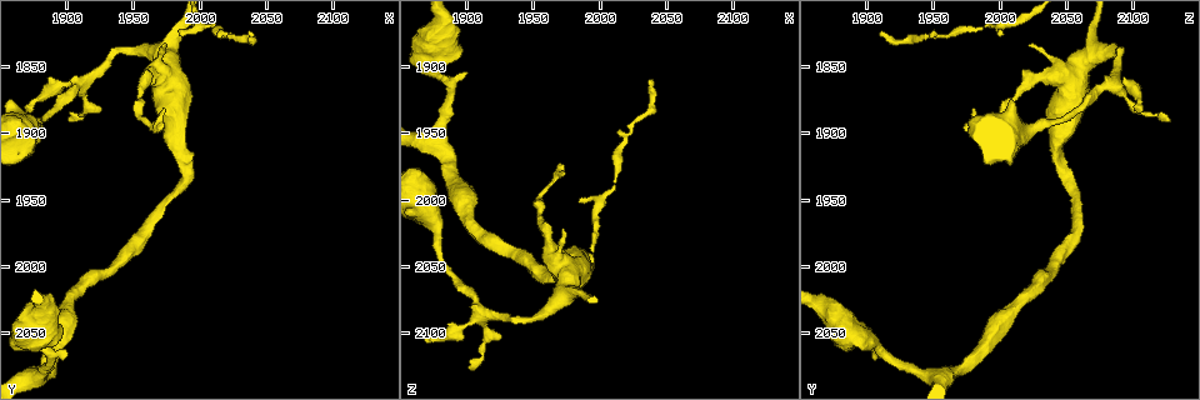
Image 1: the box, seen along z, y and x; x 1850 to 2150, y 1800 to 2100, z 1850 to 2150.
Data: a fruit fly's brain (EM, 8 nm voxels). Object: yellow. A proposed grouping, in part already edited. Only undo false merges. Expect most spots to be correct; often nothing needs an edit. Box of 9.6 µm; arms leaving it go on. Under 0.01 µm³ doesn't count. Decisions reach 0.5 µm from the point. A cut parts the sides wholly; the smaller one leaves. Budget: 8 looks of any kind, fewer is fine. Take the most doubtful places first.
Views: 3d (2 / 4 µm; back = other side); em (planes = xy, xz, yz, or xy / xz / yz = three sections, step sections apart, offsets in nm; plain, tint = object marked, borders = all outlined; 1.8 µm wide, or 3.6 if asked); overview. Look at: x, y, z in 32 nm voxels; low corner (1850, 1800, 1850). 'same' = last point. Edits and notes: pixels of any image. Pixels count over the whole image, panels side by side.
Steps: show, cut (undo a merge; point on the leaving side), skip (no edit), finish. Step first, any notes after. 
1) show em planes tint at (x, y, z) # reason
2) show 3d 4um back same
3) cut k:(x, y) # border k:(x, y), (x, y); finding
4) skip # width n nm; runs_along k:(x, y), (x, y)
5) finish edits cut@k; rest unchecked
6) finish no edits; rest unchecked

show em xz step 4 tint at (1910, 1864, 2086) # thick turns thin

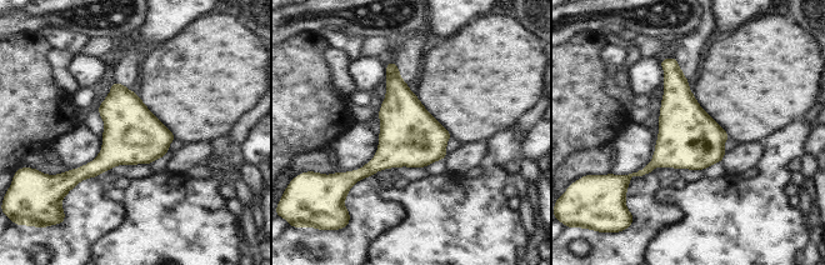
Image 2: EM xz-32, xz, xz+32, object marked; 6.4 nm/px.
show em planes tint same

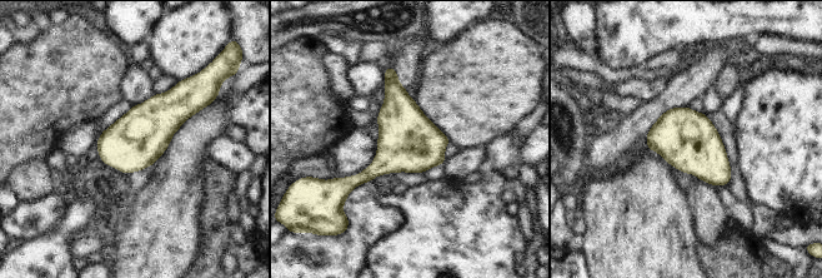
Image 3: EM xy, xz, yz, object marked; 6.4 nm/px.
skip # width 360 nm; one cell here

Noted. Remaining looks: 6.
show 3d 2um at (2012, 1818, 1986) # a narrow waist

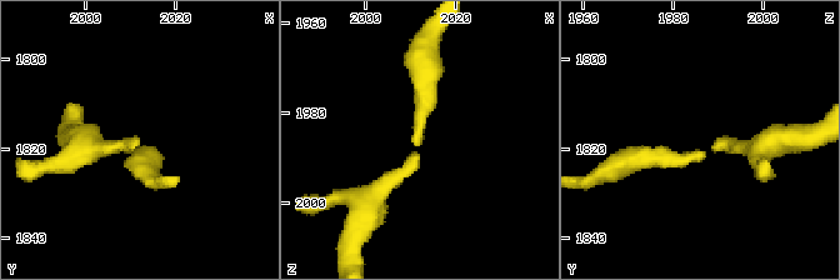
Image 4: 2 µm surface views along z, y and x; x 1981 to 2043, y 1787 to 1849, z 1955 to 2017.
show em xy step 8 tint at (2012, 1820, 1987)

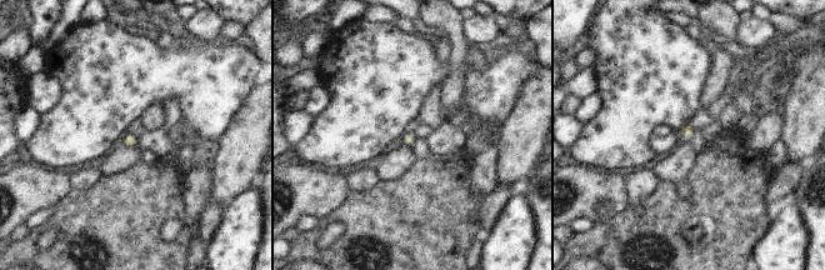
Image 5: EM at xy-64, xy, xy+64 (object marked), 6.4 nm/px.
show em yz step 8 tint same

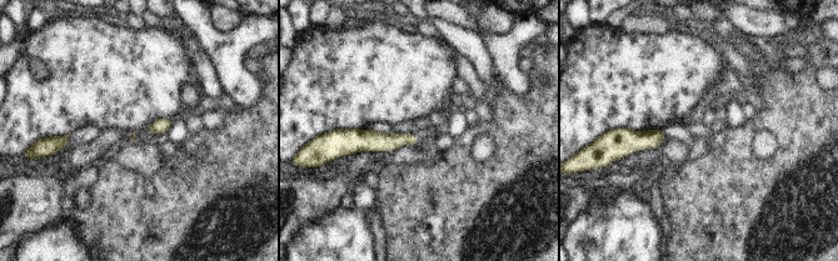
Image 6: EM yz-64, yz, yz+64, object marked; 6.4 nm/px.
skip # runs_along 6:(344, 132), (354, 140), (414, 137); continuous, no second cell

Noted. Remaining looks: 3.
show em 3.6um planes borders at (1968, 1860, 2048) # thick turns thin

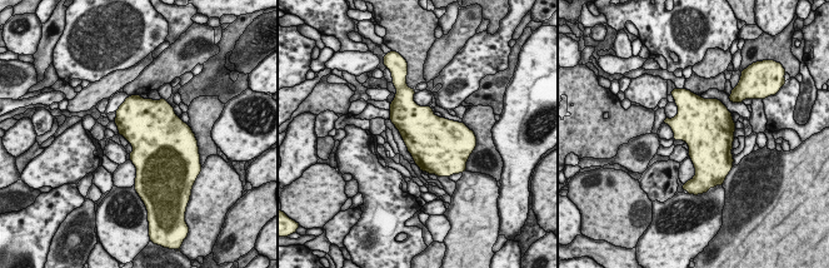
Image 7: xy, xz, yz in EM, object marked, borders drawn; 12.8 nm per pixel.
skip # continuous, no second cell

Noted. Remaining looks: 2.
show em 3.6um xz step 8 tint at (1876, 2054, 1898) # calibre changes

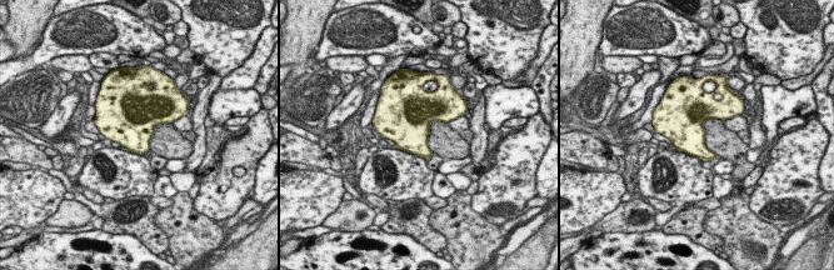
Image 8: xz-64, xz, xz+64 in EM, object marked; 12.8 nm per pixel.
show em 3.6um planes tint same

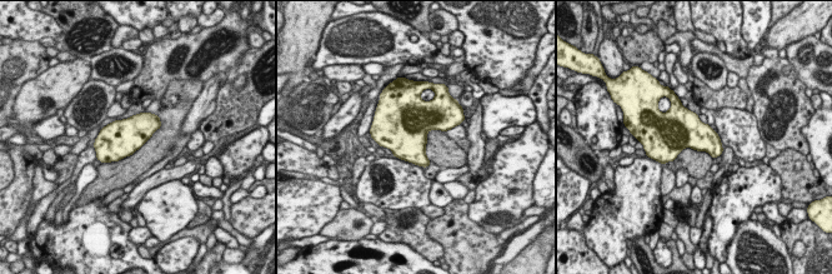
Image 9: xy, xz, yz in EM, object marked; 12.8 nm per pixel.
skip # all the same cell

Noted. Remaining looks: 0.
finish no edits; rest unchecked

